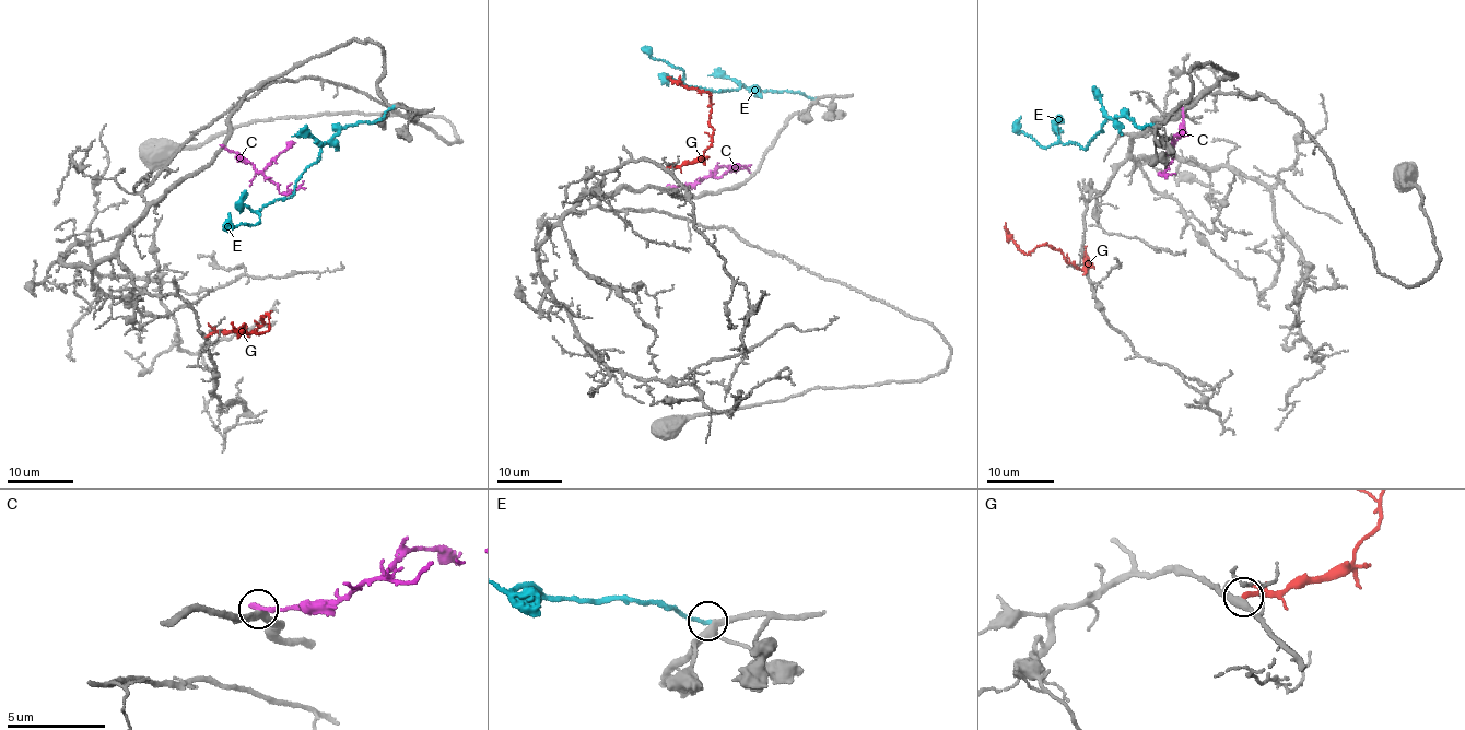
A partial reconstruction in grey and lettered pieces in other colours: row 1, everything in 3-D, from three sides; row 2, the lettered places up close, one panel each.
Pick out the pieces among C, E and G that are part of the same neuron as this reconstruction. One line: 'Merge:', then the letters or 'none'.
Merge: E

